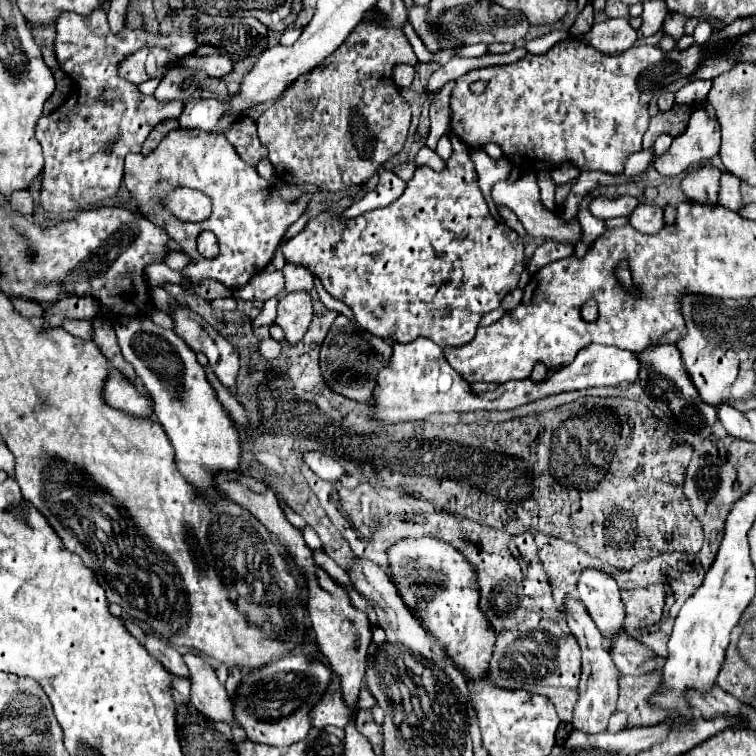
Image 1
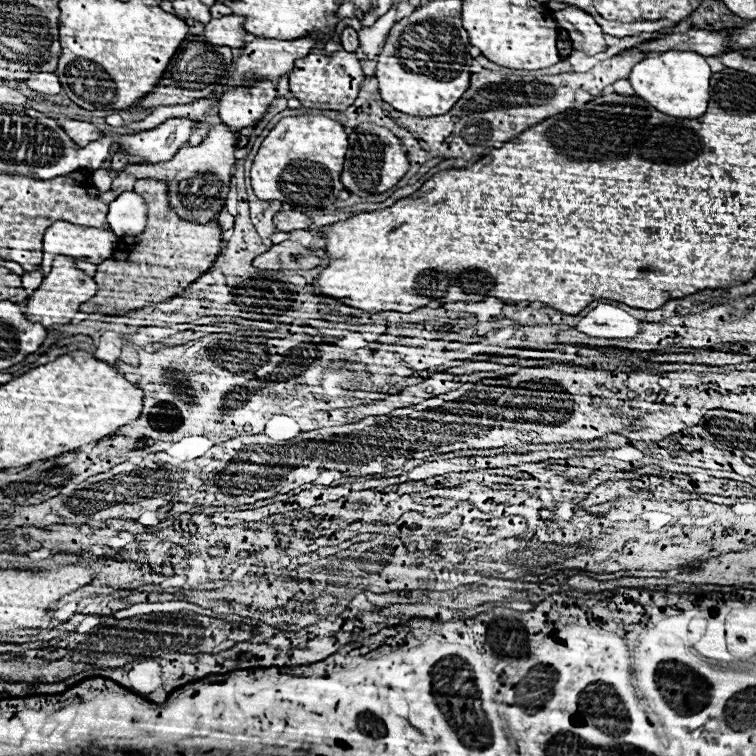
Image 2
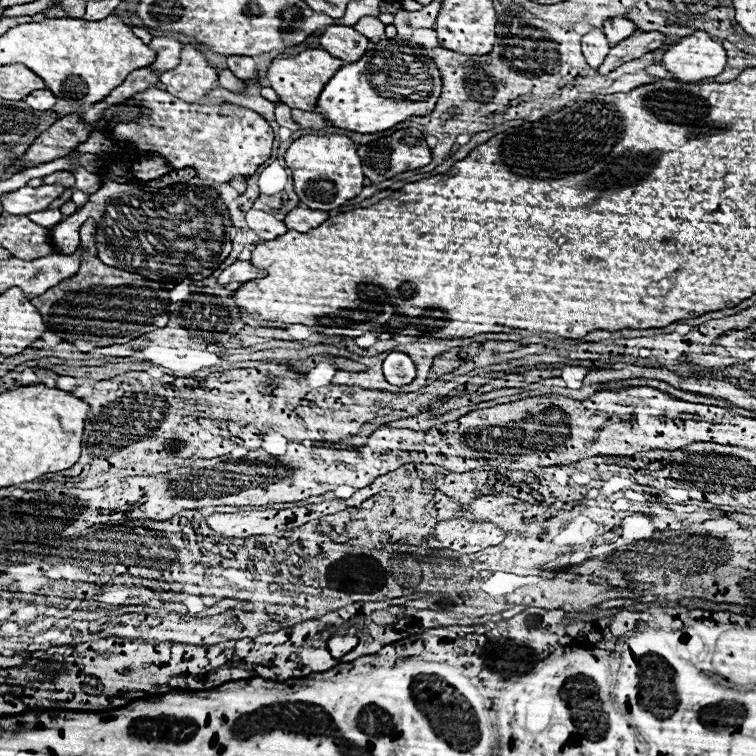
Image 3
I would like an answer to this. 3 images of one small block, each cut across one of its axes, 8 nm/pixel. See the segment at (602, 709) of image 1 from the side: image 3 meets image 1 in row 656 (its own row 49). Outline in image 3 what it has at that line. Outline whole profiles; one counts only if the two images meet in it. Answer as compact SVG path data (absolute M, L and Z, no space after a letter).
M592 28L588 34L582 36L582 52L586 56L586 62L592 68L600 66L600 62L608 56L608 50L610 50L610 44L600 28Z

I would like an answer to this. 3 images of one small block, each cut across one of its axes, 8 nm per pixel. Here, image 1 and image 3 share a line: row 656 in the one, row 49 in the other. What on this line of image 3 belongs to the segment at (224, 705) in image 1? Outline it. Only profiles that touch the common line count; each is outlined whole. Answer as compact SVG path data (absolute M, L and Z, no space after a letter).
M186 44L180 64L160 74L160 82L166 84L166 90L186 102L196 102L206 96L214 88L216 80L216 70L196 44Z

